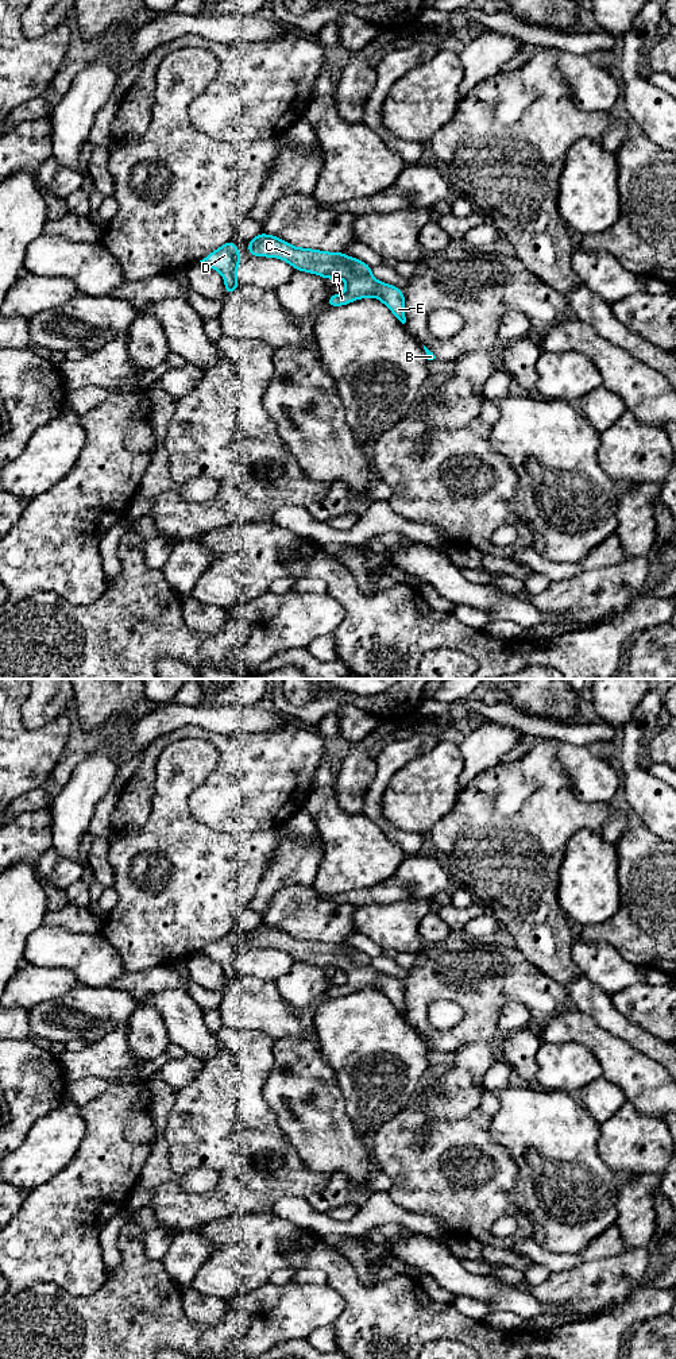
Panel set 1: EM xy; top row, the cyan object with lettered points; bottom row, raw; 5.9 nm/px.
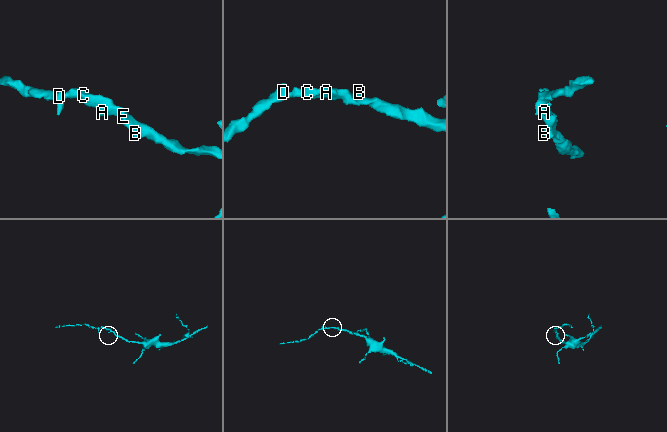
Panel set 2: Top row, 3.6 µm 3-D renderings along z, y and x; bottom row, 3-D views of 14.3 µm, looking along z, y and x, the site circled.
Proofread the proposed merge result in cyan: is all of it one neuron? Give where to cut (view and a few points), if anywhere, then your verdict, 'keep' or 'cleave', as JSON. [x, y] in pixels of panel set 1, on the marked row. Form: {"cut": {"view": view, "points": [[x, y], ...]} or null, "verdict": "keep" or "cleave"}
{"cut": null, "verdict": "keep"}

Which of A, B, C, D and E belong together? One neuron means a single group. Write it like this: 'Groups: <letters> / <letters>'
Groups: A B C D E

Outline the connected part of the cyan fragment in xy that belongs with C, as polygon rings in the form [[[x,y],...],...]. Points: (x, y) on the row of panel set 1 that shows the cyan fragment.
[[[259,233],[248,242],[251,256],[273,256],[289,262],[294,270],[318,274],[322,278],[343,278],[347,282],[347,292],[333,294],[327,300],[328,306],[341,306],[358,298],[376,297],[402,323],[405,317],[403,292],[393,285],[376,281],[371,275],[371,267],[343,252],[325,252],[309,248],[297,248],[277,236]]]

